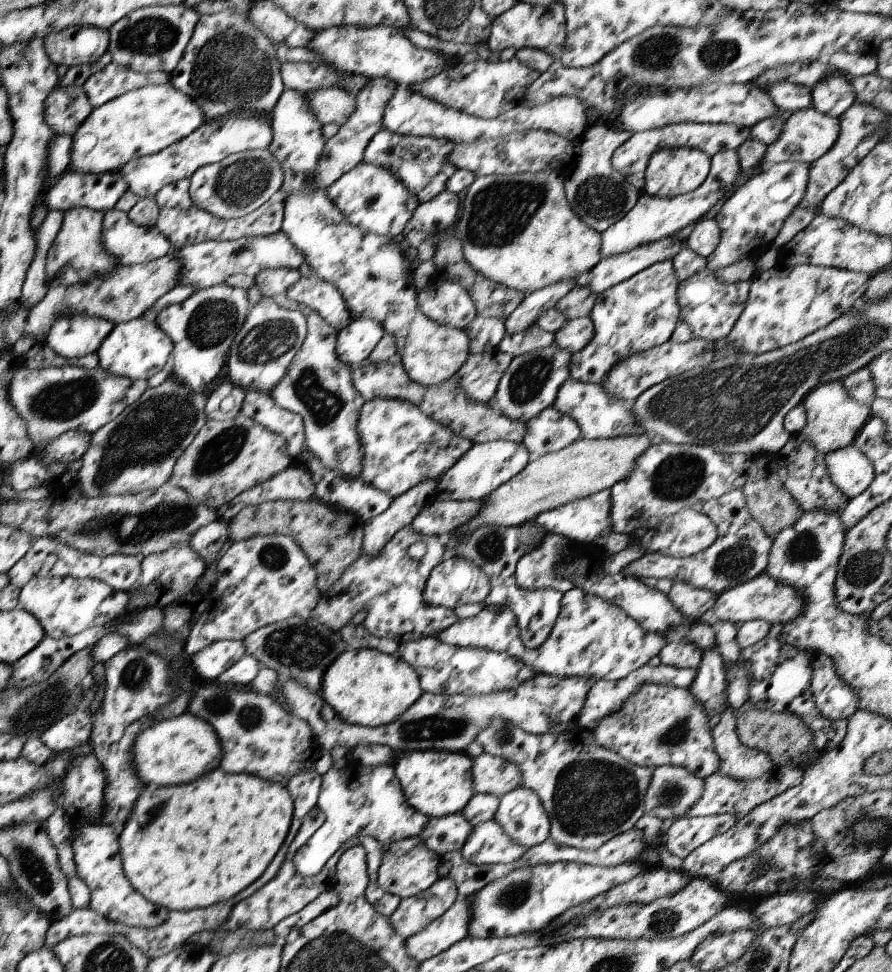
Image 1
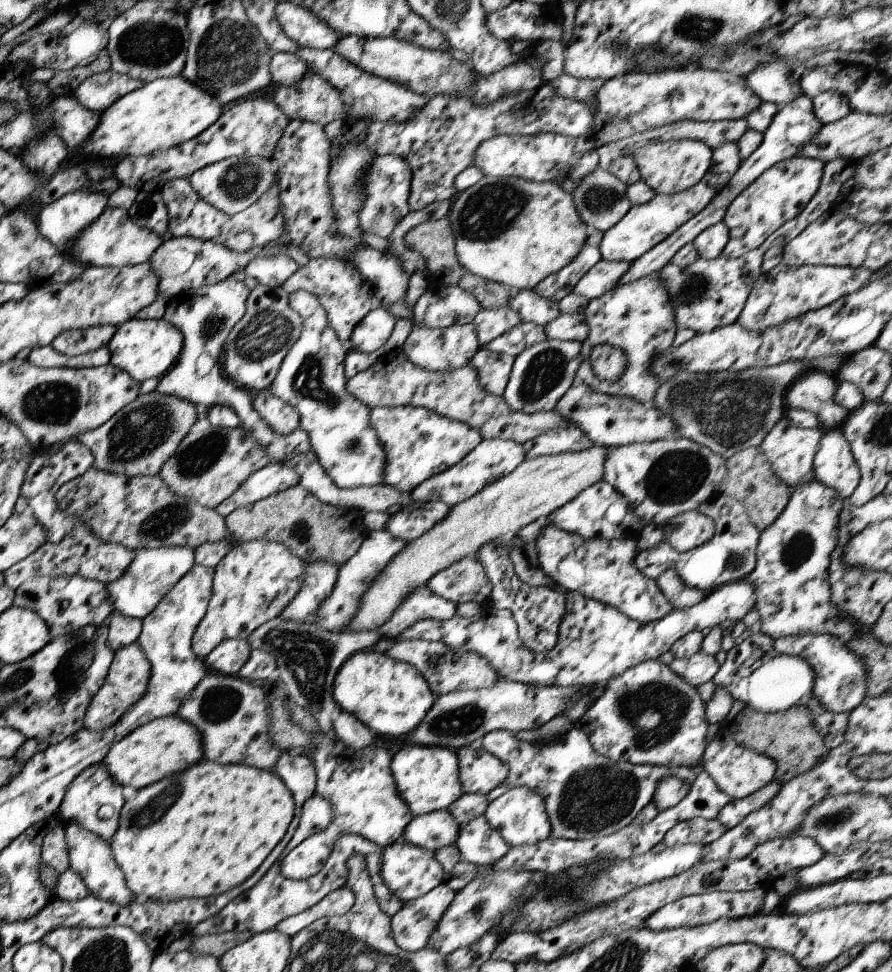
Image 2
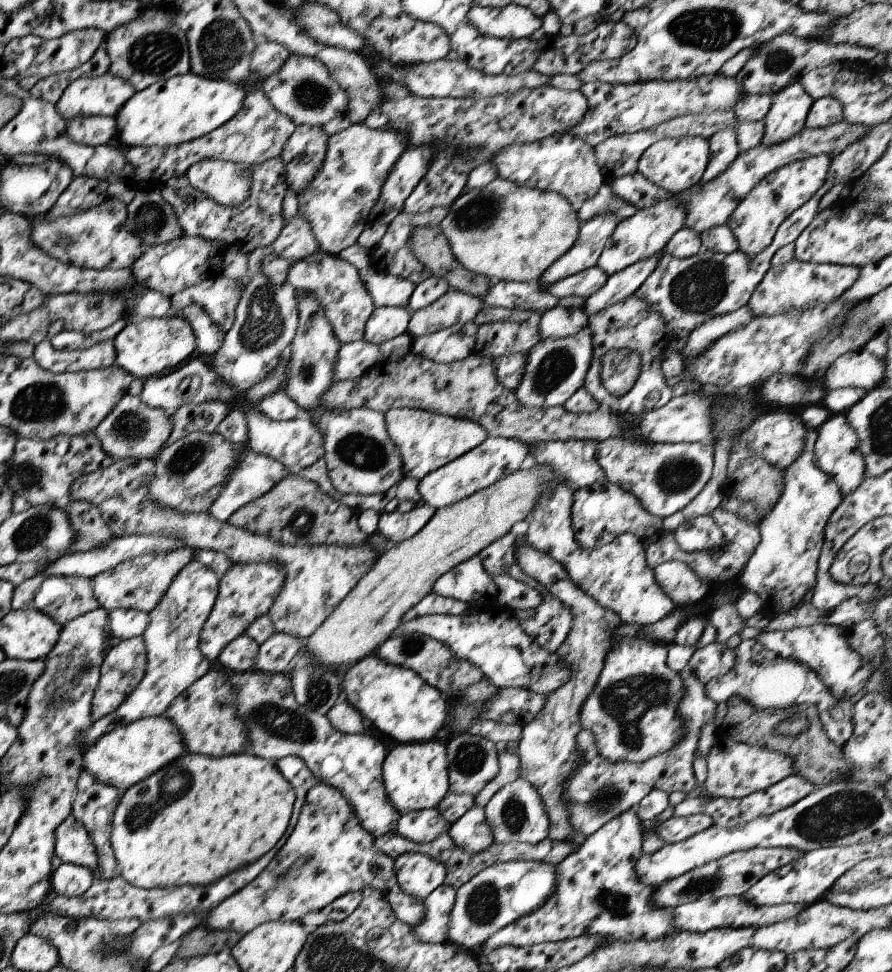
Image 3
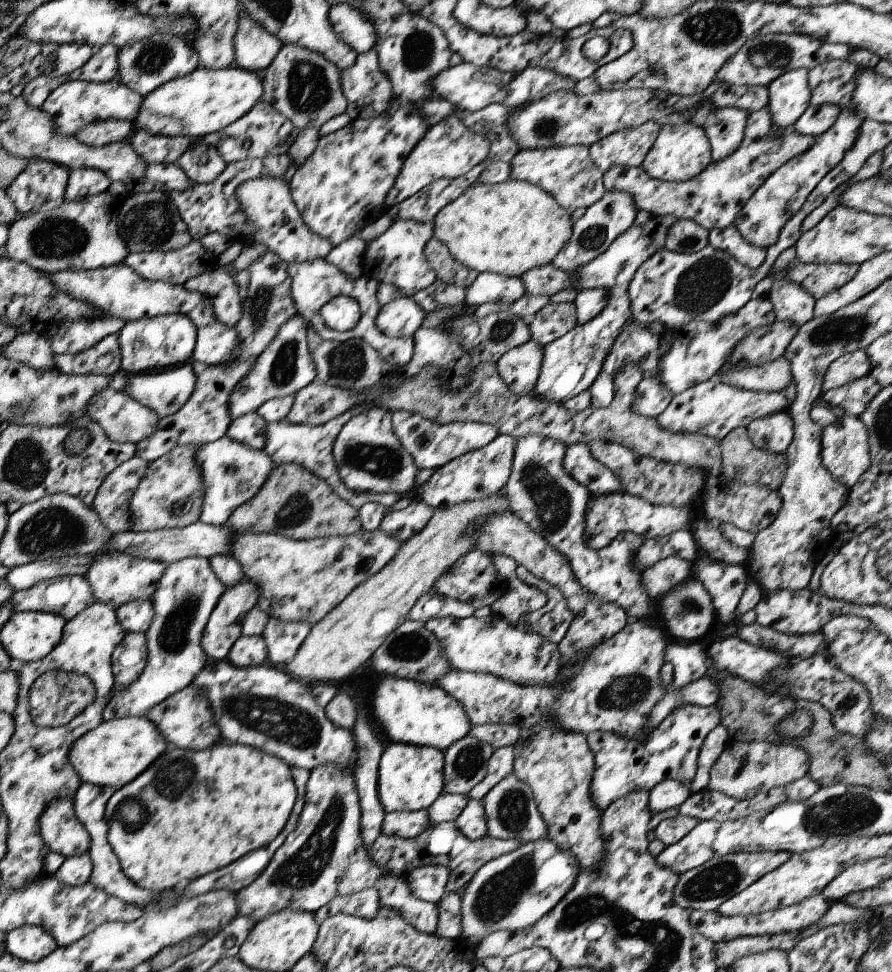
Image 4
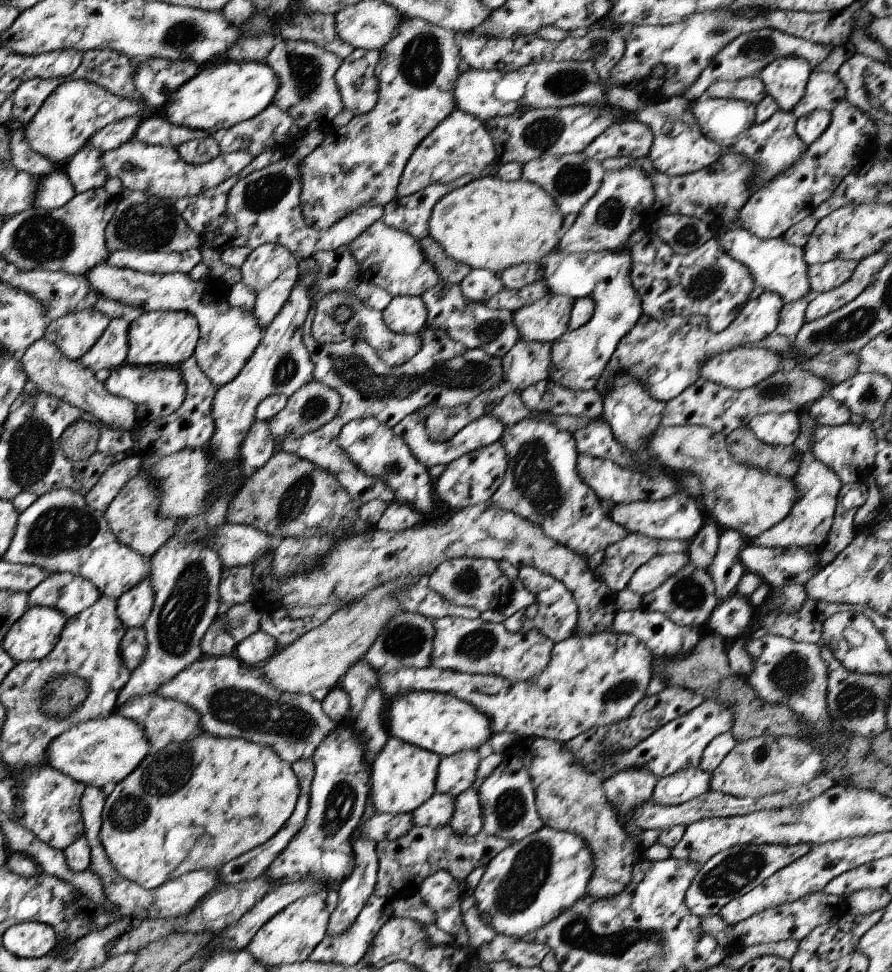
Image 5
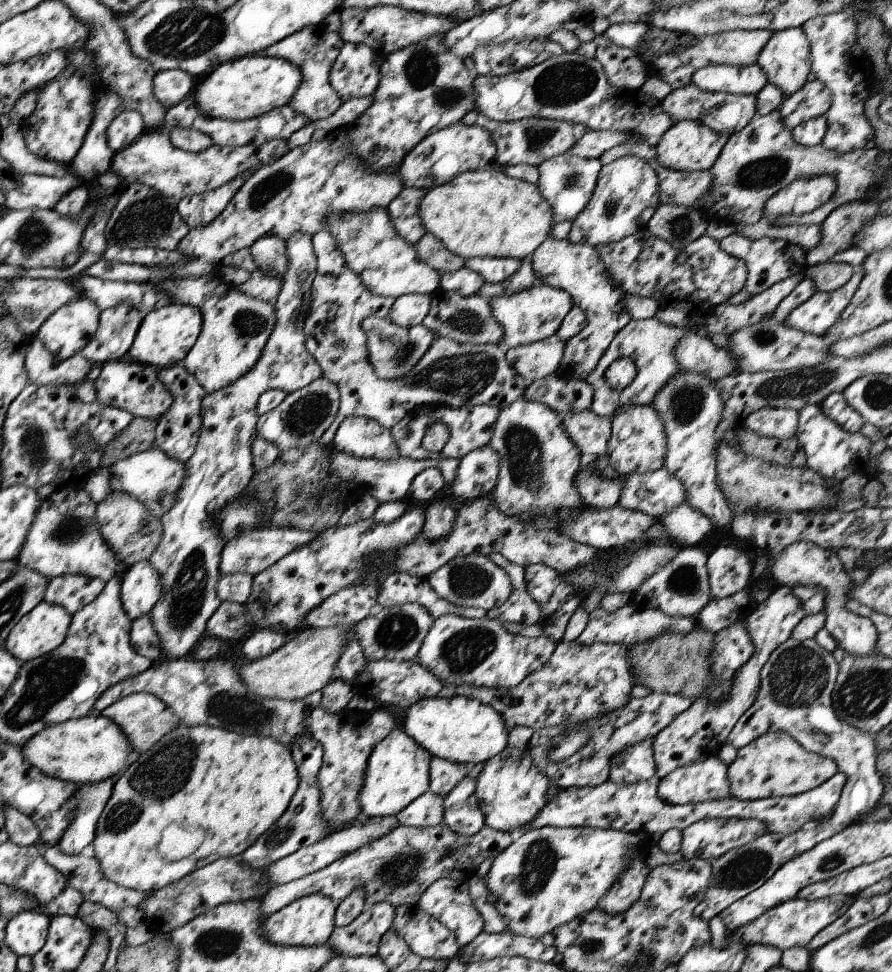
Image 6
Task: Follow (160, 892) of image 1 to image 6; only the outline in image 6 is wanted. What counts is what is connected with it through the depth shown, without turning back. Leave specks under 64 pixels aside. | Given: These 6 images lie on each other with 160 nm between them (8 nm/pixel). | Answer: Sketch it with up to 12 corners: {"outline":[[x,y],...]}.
{"outline":[[179,724],[91,843],[121,888],[241,855],[297,782],[275,738]]}

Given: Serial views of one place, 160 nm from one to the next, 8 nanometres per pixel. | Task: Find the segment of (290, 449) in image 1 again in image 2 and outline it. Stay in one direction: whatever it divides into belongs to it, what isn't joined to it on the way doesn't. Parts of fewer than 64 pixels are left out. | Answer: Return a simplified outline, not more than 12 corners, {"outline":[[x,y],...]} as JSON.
{"outline":[[268,389],[252,393],[252,407],[274,433],[299,428],[298,412]]}

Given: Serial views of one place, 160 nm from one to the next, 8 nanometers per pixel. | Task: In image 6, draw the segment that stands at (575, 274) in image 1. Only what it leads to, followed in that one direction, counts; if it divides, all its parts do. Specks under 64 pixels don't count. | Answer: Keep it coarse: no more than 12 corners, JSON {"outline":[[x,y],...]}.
{"outline":[[494,169],[433,185],[416,211],[461,259],[521,261],[553,227],[536,184]]}

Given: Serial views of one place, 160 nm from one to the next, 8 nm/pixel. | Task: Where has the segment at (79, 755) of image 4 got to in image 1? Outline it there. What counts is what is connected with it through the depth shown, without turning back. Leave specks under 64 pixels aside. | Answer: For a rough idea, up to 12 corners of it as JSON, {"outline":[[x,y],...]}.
{"outline":[[185,710],[135,737],[143,786],[184,785],[220,766],[208,722]]}

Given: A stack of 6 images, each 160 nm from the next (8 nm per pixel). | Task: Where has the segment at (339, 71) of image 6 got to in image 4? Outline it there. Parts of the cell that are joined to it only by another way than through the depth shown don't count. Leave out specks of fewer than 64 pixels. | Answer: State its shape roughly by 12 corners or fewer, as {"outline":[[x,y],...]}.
{"outline":[[373,47],[341,71],[354,120],[383,114],[392,99]]}

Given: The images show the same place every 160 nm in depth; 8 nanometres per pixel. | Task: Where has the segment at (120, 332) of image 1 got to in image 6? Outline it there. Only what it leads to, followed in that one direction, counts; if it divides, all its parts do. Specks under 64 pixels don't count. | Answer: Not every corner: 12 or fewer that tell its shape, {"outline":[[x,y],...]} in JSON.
{"outline":[[172,303],[142,318],[126,360],[182,362],[203,318]]}

